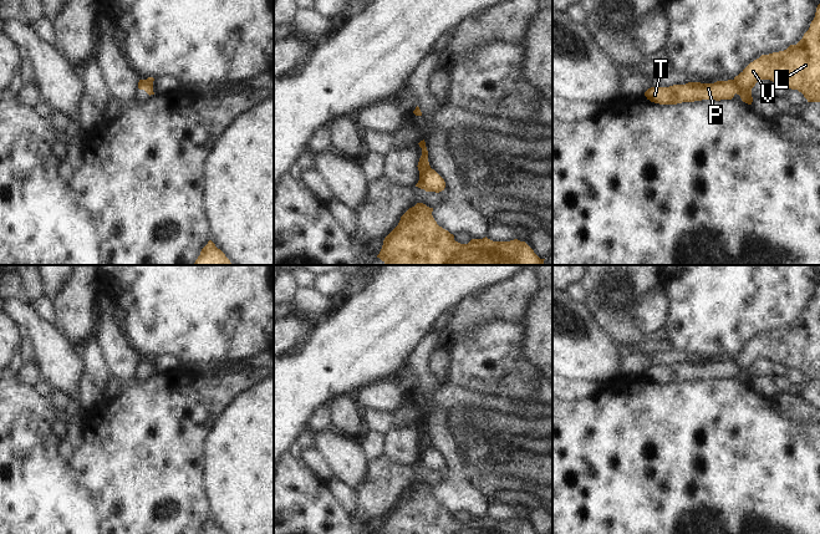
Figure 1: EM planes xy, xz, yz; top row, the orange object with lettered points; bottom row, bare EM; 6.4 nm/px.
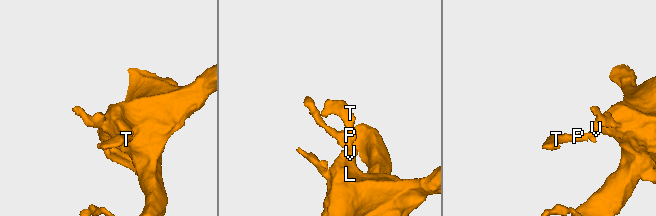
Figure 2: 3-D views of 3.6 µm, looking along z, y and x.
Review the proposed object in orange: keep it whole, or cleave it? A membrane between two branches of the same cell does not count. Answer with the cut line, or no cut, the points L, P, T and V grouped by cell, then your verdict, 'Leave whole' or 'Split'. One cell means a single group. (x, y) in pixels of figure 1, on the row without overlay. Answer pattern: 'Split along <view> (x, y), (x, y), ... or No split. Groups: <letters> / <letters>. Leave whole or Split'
Split along yz (732, 359), (736, 364), (736, 371). Groups: L V / P T. Split.

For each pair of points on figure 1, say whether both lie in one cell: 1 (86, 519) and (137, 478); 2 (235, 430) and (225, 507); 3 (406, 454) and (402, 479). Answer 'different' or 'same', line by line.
1: different
2: same
3: different

